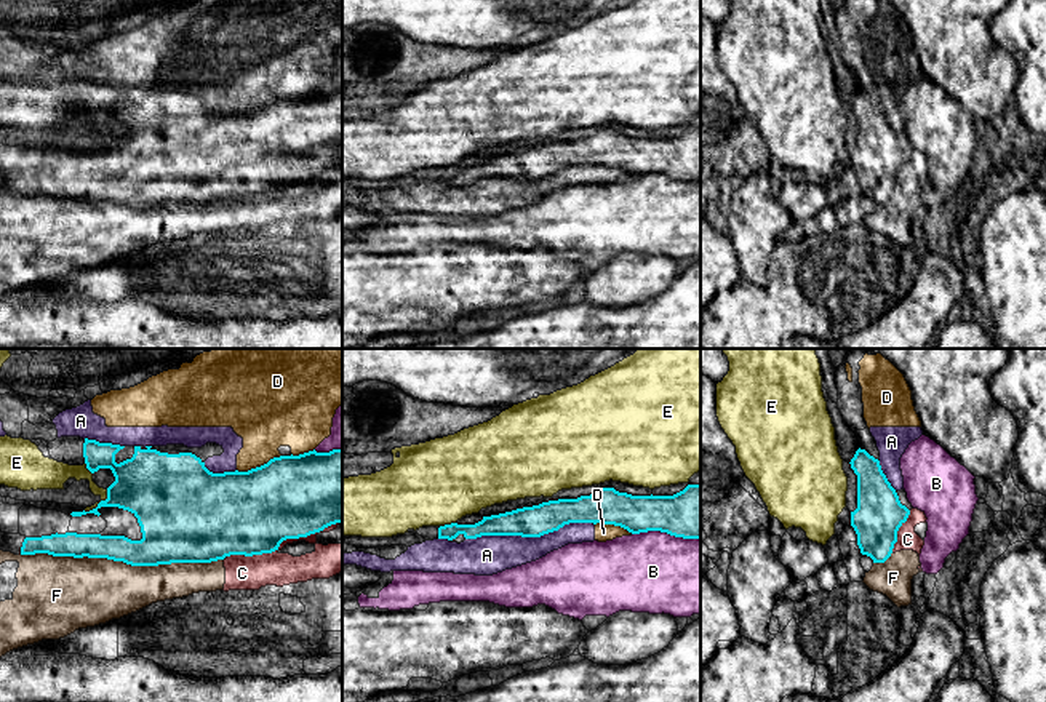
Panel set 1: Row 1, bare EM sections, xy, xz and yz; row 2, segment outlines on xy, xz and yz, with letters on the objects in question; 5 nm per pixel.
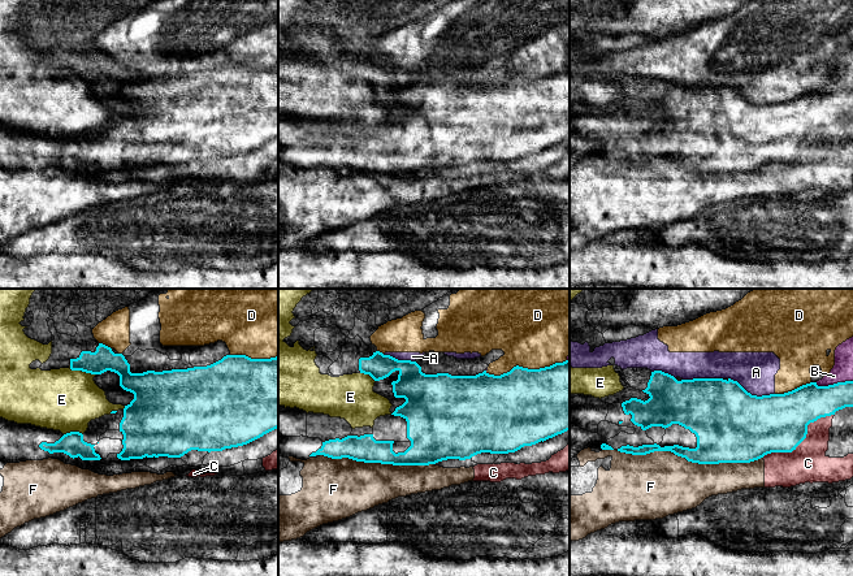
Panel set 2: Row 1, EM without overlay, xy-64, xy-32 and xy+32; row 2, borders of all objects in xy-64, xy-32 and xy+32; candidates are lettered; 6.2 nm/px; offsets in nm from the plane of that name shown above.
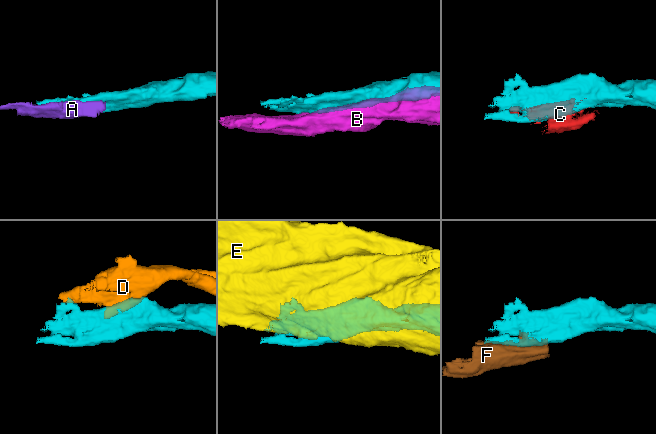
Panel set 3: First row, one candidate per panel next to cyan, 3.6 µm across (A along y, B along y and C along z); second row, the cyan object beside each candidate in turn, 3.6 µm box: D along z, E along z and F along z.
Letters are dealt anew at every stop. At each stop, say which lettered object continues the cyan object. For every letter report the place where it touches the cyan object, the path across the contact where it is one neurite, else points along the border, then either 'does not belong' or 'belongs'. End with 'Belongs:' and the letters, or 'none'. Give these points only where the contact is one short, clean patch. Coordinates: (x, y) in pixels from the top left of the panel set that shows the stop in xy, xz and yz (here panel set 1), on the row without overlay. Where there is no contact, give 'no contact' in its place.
A: xz (530, 178) | does not belong
B: xz (666, 173) | does not belong
C: xy (282, 183) | does not belong
D: xy (258, 109) | does not belong
E: xy (98, 146) | does not belong
F: xy (122, 202) | does not belong
Belongs: none

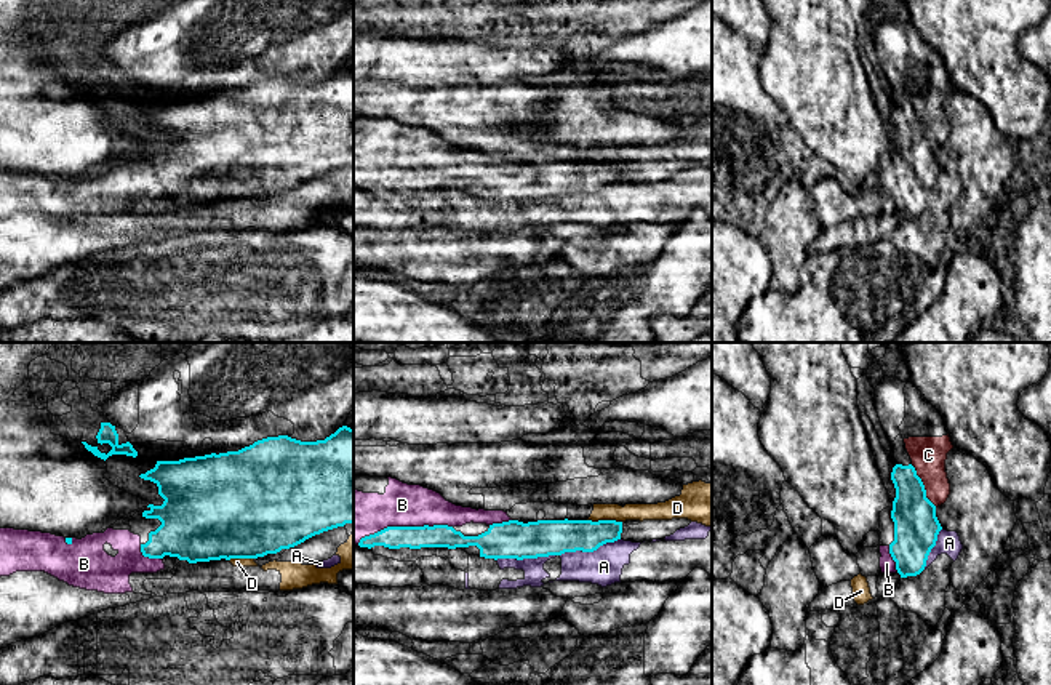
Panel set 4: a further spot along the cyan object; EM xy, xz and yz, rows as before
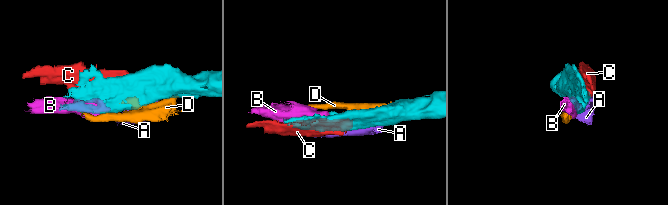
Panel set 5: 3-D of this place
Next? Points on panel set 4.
A: xz (589, 192) | does not belong
B: xz (403, 168) | belongs
C: yz (923, 127) | does not belong
D: xz (605, 162) | does not belong
Belongs: B

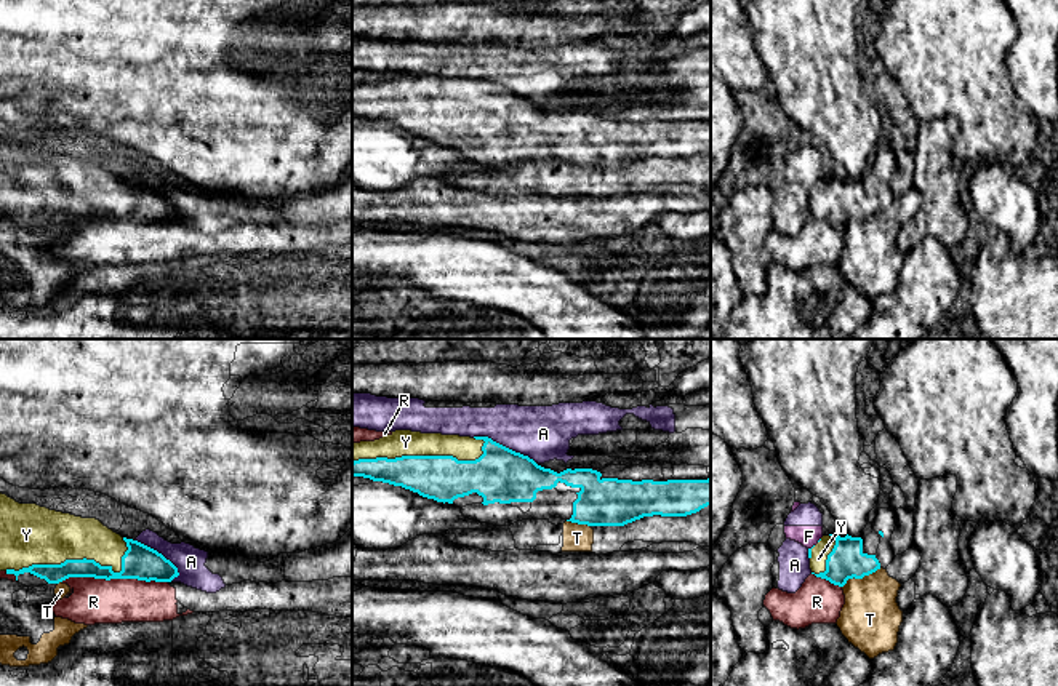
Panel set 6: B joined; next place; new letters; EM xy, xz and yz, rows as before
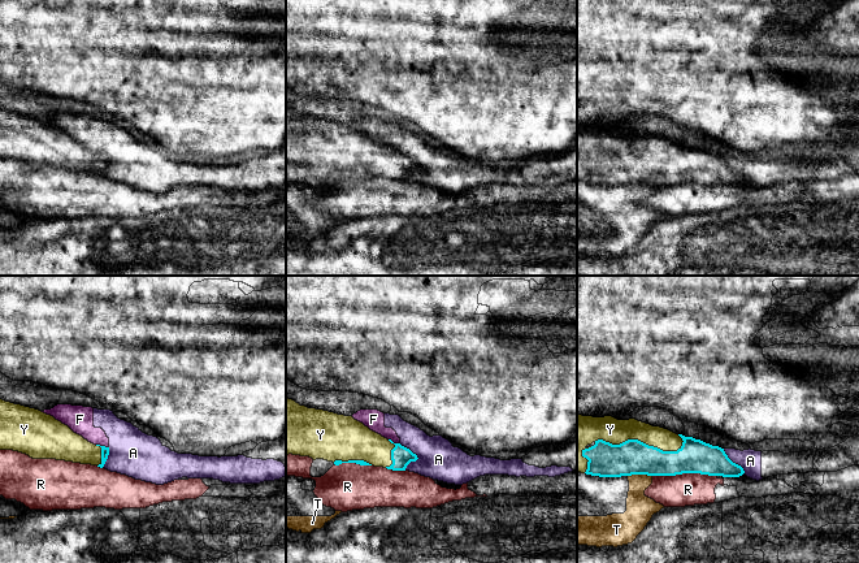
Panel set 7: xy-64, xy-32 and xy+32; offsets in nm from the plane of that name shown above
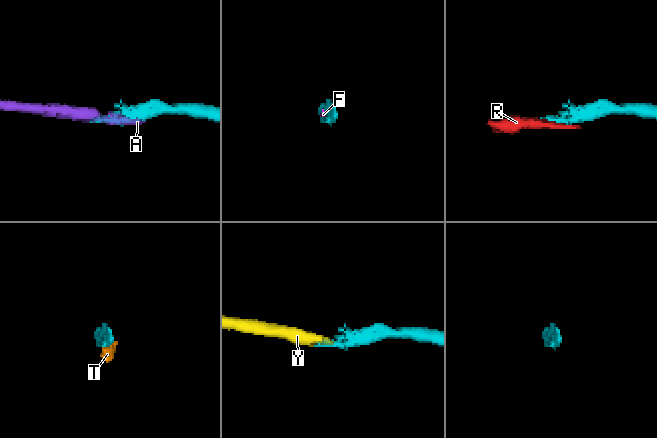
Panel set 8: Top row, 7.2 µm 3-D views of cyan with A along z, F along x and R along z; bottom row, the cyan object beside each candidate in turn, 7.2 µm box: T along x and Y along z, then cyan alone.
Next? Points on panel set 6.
A: xz (504, 88) | does not belong
F: yz (812, 189) | along yz (813, 186), (809, 191) | does not belong
R: xy (114, 219) | does not belong
T: yz (860, 219) | does not belong
Y: xz (423, 98) | belongs
Belongs: Y

